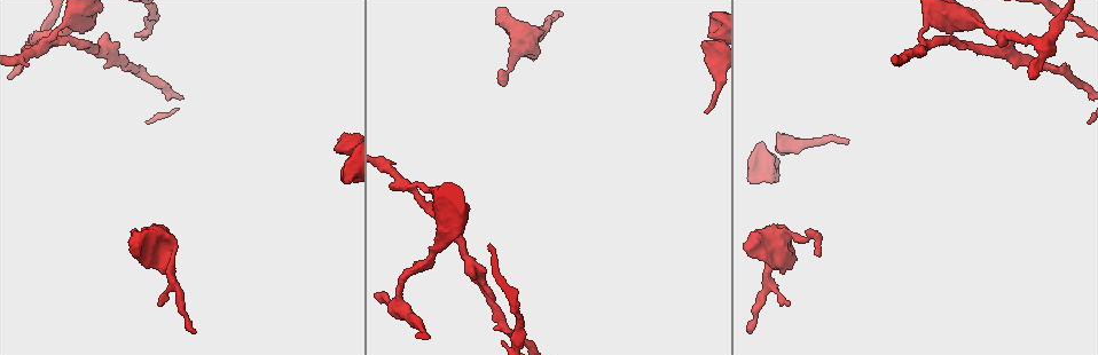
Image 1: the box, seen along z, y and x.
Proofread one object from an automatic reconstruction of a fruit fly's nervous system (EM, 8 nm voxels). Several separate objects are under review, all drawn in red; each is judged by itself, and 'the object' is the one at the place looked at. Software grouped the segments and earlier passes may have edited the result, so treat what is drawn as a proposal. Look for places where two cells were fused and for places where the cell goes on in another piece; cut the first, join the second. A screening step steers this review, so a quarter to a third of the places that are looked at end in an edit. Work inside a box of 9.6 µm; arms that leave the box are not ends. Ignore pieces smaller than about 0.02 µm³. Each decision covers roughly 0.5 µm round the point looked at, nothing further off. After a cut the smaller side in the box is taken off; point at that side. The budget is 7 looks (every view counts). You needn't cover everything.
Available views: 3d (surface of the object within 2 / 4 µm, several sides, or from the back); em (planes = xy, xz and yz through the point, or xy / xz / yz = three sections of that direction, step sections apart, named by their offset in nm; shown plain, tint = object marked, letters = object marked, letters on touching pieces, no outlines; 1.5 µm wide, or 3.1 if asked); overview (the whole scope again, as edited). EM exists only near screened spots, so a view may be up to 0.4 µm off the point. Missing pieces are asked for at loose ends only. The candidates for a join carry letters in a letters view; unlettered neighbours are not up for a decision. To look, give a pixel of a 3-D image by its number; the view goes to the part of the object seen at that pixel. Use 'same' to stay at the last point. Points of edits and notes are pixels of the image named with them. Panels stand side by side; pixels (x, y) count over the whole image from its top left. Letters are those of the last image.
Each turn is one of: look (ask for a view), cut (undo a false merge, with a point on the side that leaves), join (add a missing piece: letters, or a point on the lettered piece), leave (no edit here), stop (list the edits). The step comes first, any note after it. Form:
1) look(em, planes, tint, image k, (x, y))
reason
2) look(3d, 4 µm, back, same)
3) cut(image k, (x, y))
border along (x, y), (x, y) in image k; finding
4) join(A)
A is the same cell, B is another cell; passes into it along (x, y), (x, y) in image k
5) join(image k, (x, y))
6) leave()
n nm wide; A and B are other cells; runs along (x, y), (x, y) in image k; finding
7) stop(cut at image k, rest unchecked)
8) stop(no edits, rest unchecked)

look(em, planes, letters, image 1, (750, 332))
an open end

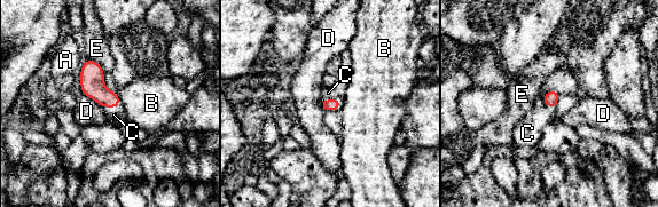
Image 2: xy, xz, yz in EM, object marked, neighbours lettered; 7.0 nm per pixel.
join(C)
C is the same cell, A, B, D and E are other cells; passes into it along (335, 103), (335, 98), (328, 93) in image 2; the cell continues

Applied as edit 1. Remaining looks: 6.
look(overview)
redraw

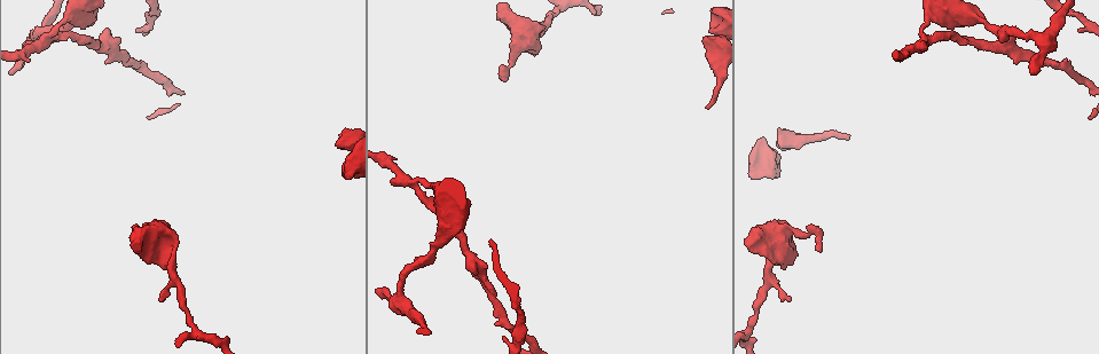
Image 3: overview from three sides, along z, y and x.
look(em, xy, step 4, tint, image 3, (339, 136))
end of a long branch

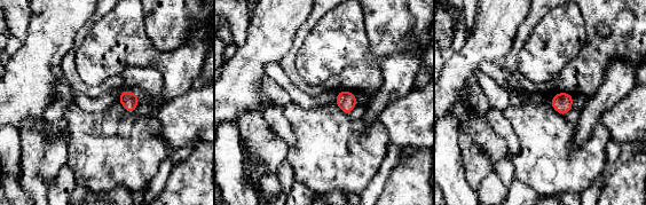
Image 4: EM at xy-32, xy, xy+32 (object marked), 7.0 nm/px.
look(em, planes, letters, same)

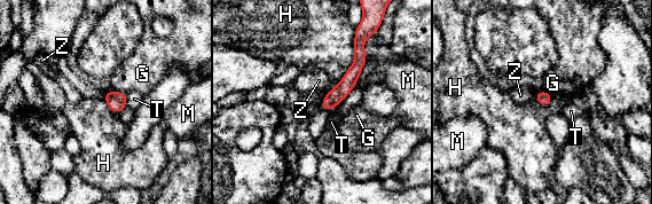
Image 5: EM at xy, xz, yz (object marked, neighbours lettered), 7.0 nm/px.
leave()
H touches over 600 nm; G, H, M, T and Z are other cells; runs along (358, 42), (354, 72), (324, 106) in image 5; none of them fits

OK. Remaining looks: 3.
look(3d, 2 µm, image 3, (415, 185))
abrupt turn

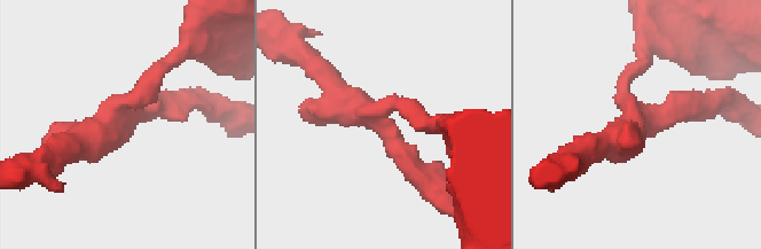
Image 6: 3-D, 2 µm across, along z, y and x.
look(em, xy, step 8, letters, image 6, (637, 109))
3 arms; arms of 200, 220, 240 nm

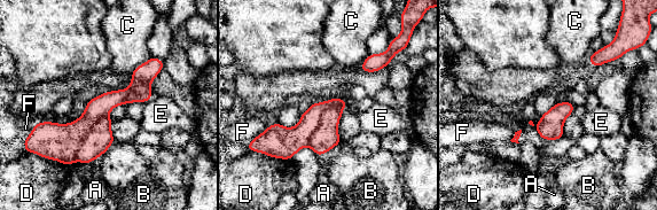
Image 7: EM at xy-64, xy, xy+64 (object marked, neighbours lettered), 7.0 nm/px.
cut(image 7, (99, 138))
A, B, C, D, E and F are other cells; two cells meet here

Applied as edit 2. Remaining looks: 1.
stop(join at image 2, cut at image 7, rest unchecked)

